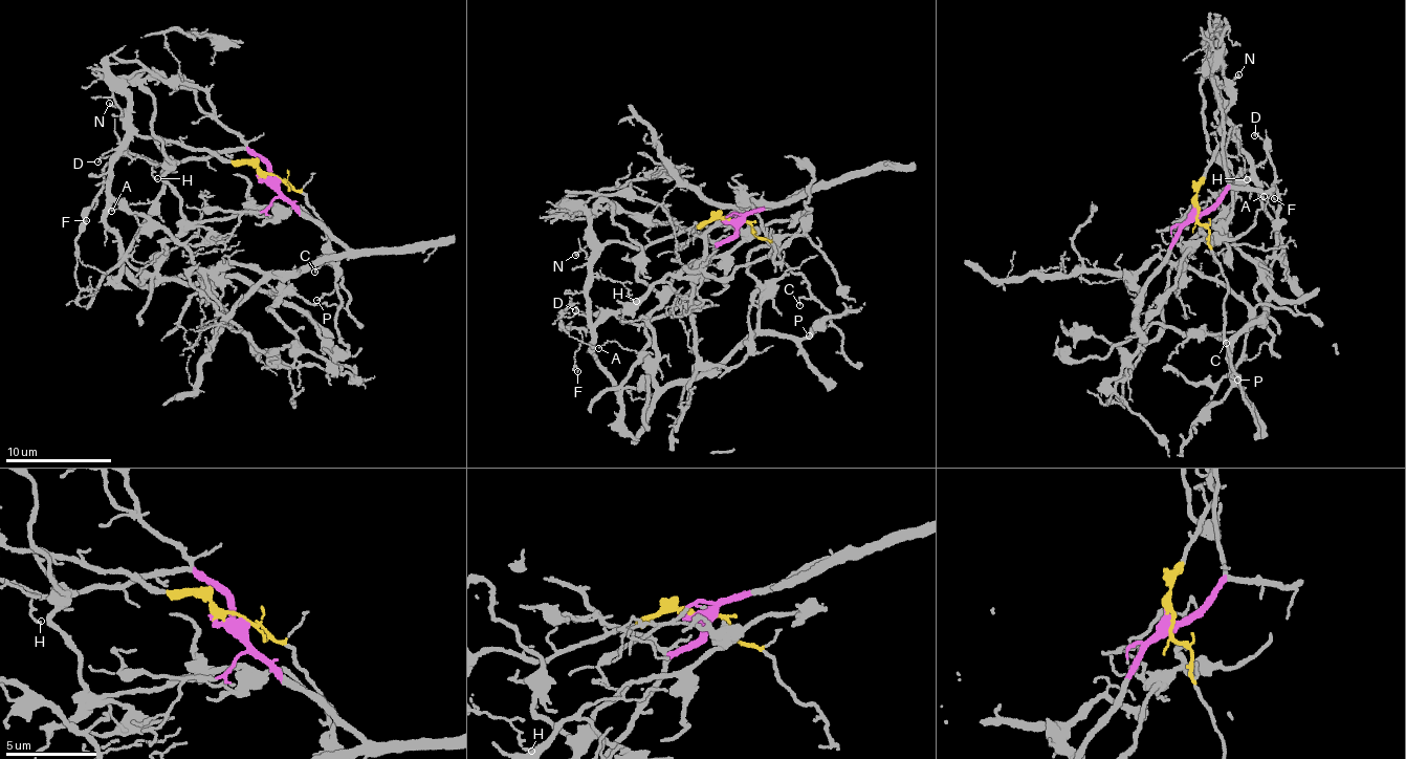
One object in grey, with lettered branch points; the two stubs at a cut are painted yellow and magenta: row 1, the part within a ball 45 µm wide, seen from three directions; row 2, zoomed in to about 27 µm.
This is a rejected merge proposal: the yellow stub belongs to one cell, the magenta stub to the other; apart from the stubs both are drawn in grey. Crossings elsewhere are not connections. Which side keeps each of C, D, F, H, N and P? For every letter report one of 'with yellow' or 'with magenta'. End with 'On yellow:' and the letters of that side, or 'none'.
C: with yellow
D: with magenta
F: with magenta
H: with yellow
N: with yellow
P: with yellow
On yellow: C, H, N, P

